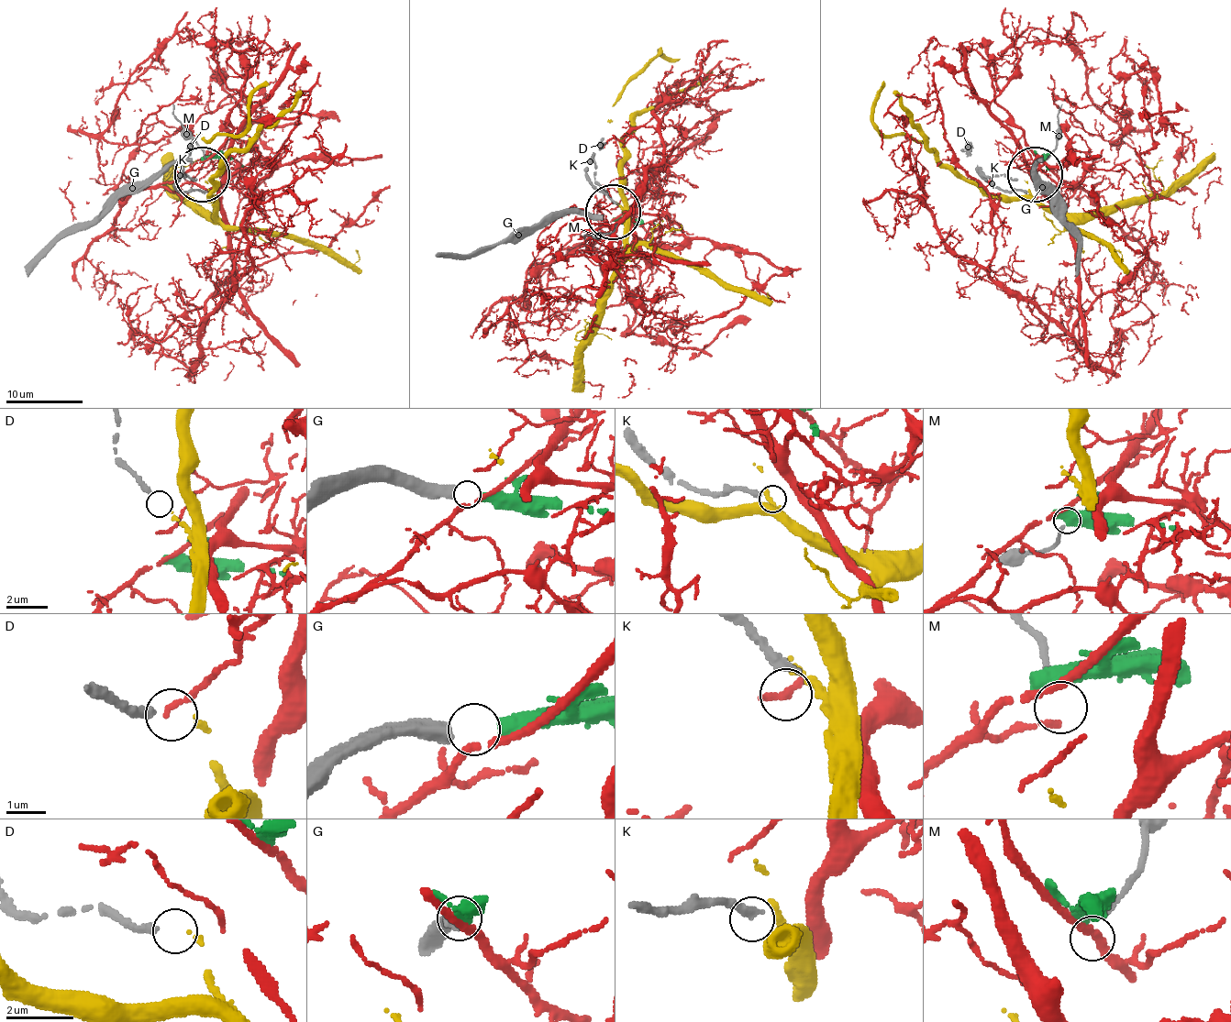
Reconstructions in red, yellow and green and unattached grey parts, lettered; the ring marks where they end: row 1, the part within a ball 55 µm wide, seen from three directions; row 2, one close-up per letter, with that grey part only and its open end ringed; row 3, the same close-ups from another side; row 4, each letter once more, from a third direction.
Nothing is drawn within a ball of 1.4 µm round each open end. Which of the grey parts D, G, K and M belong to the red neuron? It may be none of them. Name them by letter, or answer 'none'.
none

